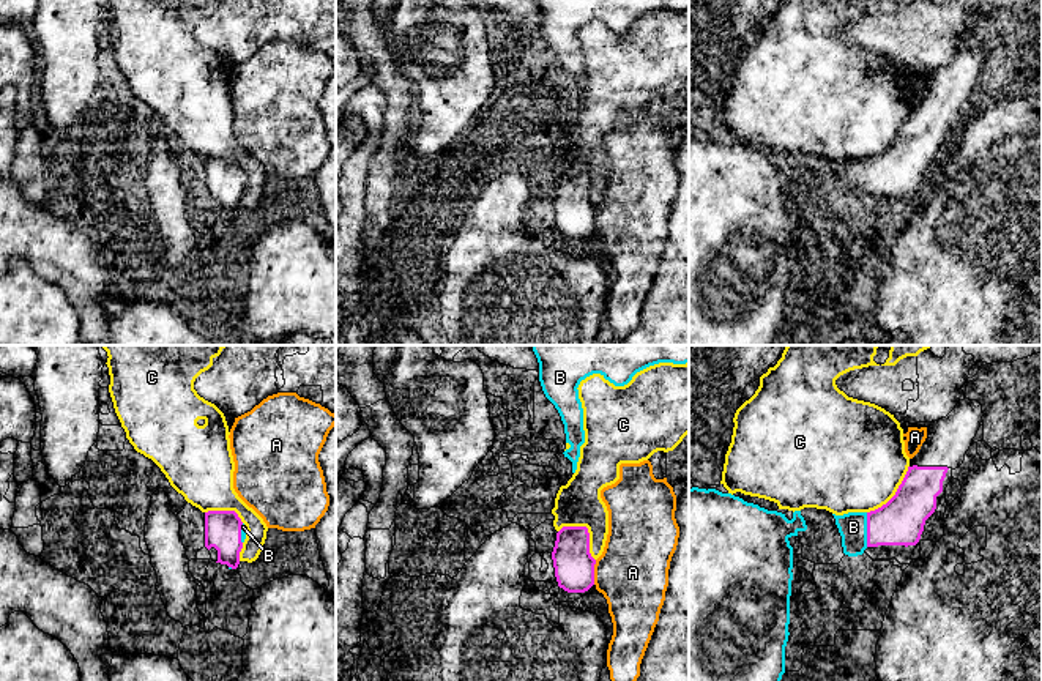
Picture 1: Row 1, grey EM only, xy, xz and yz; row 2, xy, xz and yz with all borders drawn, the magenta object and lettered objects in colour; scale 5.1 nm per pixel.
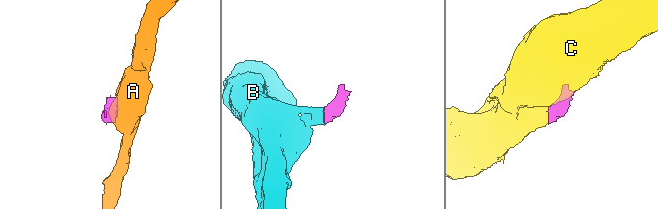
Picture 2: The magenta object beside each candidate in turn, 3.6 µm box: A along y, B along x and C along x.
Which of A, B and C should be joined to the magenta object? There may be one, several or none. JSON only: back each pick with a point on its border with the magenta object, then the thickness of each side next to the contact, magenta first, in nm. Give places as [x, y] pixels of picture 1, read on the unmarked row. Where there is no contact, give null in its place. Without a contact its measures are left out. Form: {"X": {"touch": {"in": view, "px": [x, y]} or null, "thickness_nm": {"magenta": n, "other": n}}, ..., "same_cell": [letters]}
{"B": {"touch": {"in": "yz", "px": [867, 177]}, "thickness_nm": {"magenta": 240, "other": 140}}, "same_cell": ["B"]}

